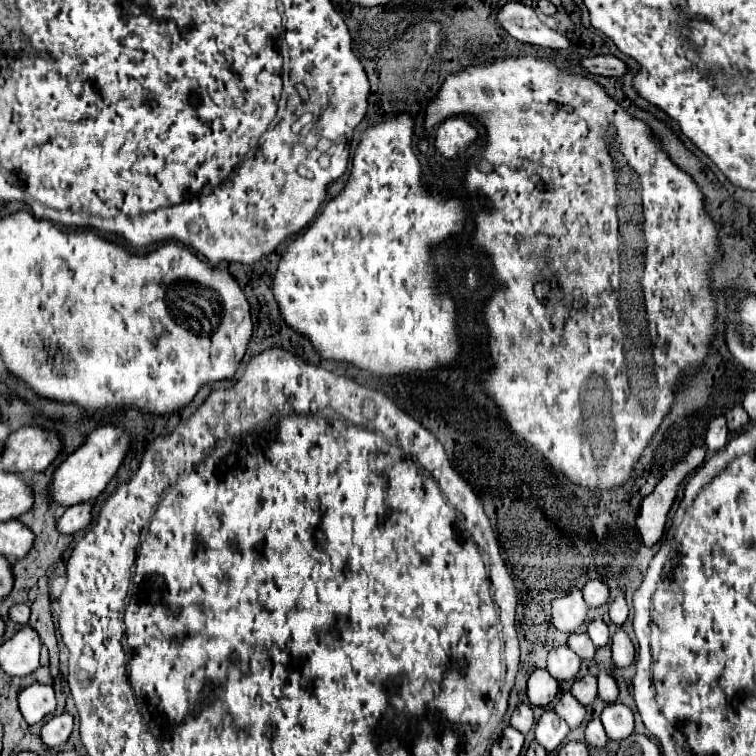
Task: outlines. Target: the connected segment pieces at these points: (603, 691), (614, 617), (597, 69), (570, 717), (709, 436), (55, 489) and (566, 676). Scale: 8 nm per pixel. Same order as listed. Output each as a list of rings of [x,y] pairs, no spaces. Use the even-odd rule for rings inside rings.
[[[607,673],[597,675],[597,689],[599,689],[599,699],[603,699],[605,703],[613,703],[617,699],[617,695],[619,695],[615,679],[611,675],[607,675]]]
[[[619,595],[617,599],[611,601],[611,605],[609,605],[609,617],[611,617],[611,621],[615,625],[623,625],[625,619],[627,619],[627,613],[629,613],[629,607],[627,607],[623,595]]]
[[[595,55],[595,57],[581,59],[579,63],[589,73],[601,75],[601,77],[623,77],[627,71],[625,63],[613,55]]]
[[[569,691],[561,693],[561,697],[553,709],[559,717],[563,717],[567,721],[567,725],[571,729],[579,727],[583,717],[585,717],[585,707],[581,707],[581,703],[577,703],[577,699],[573,699],[573,695],[569,695]]]
[[[715,417],[709,427],[707,427],[707,433],[705,433],[705,445],[709,451],[719,451],[725,447],[727,443],[727,423],[725,423],[725,417]]]
[[[103,425],[95,429],[83,445],[79,445],[53,473],[53,479],[47,487],[47,495],[51,503],[63,505],[63,507],[73,507],[77,503],[87,503],[93,501],[105,485],[111,481],[111,477],[117,473],[125,453],[129,451],[129,435],[115,425]]]
[[[555,647],[549,651],[547,657],[547,671],[557,679],[557,681],[569,681],[577,677],[577,671],[581,667],[581,659],[567,647]]]

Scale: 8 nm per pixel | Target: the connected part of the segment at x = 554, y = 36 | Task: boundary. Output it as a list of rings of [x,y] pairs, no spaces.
[[[517,1],[505,3],[501,7],[501,11],[497,13],[497,21],[513,39],[517,39],[521,43],[539,45],[539,47],[547,47],[547,49],[567,49],[569,47],[567,37],[549,29],[539,19],[537,11],[523,3],[517,3]]]

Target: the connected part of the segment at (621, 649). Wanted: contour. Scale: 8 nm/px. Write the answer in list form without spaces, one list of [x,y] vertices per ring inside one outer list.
[[[617,631],[611,637],[611,647],[613,647],[613,661],[617,667],[627,667],[635,659],[635,647],[625,631]]]

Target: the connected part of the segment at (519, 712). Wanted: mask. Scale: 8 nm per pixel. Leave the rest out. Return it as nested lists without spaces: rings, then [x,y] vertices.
[[[517,705],[517,709],[511,715],[511,727],[521,731],[521,733],[529,733],[529,729],[533,727],[533,711],[529,705]]]

